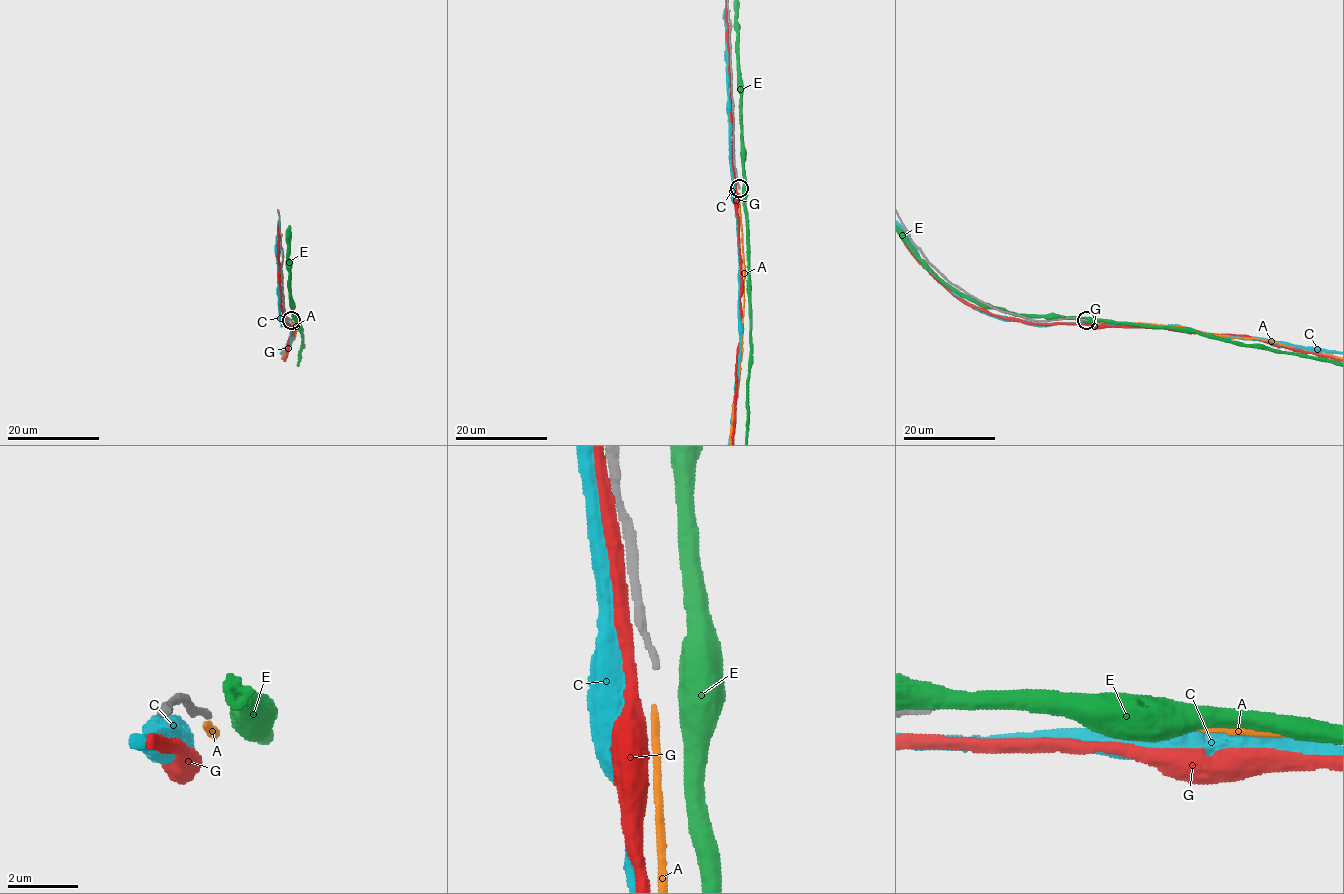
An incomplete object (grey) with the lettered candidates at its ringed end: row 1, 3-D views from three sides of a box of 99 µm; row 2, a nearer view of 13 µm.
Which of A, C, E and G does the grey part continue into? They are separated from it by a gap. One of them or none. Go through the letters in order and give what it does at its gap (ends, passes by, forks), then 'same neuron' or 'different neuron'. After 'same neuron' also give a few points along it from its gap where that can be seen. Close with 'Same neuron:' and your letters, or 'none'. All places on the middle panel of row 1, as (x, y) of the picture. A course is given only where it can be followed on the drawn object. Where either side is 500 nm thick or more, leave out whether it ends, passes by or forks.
A: it ends; same neuron
C: different neuron
E: different neuron
G: it passes by; different neuron
Same neuron: A

